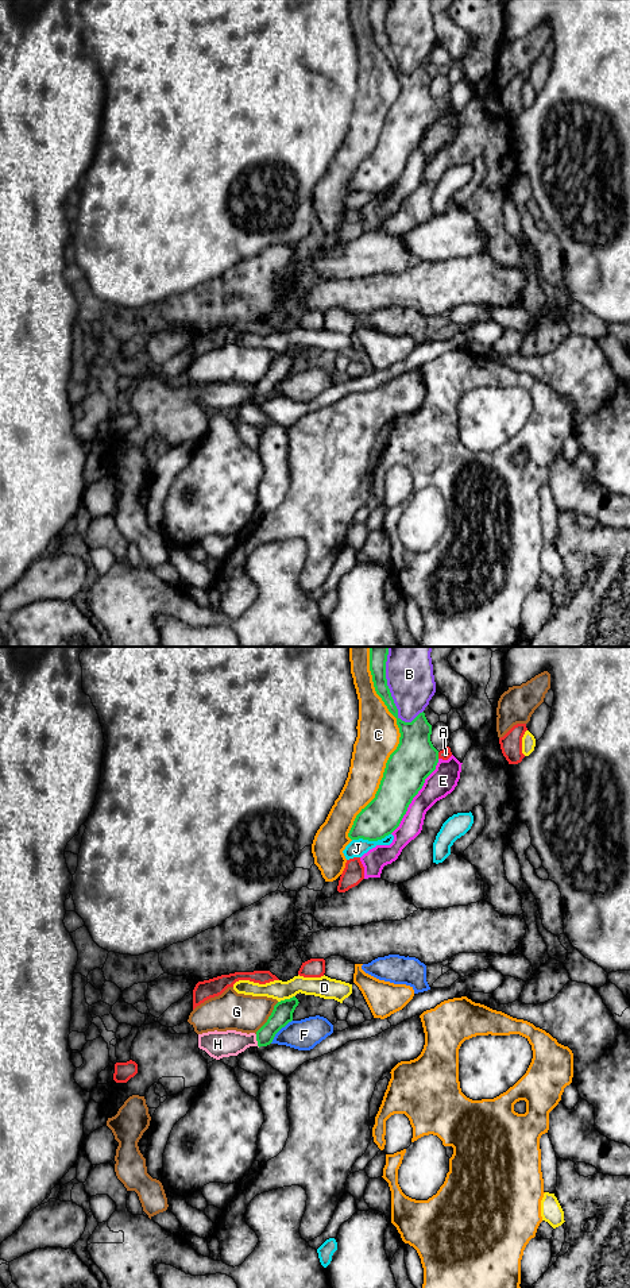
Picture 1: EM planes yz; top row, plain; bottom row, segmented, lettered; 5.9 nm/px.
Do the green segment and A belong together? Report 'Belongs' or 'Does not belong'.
Does not belong

